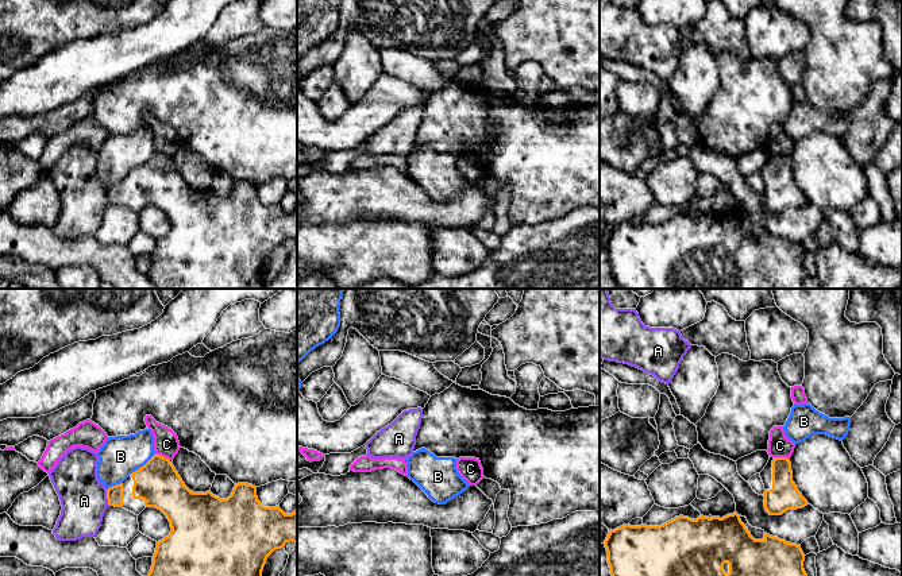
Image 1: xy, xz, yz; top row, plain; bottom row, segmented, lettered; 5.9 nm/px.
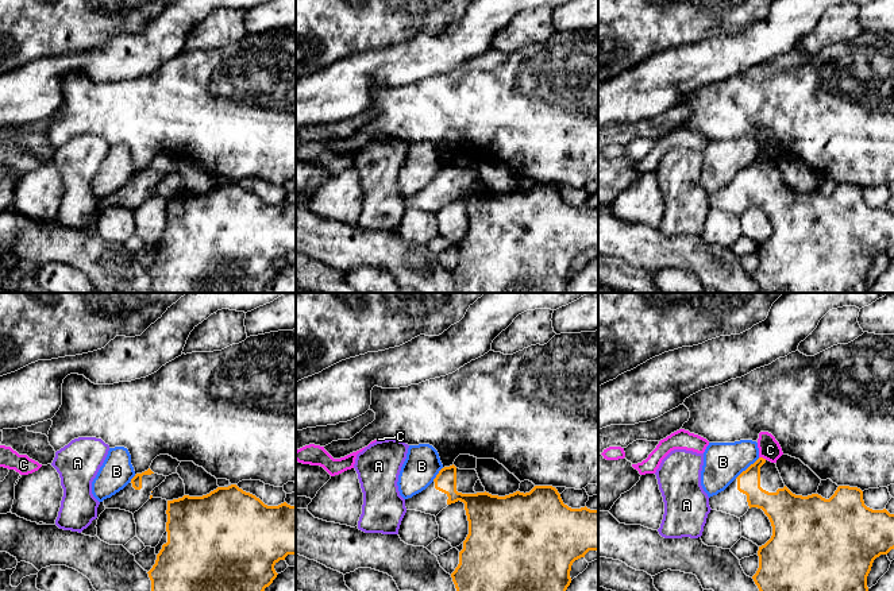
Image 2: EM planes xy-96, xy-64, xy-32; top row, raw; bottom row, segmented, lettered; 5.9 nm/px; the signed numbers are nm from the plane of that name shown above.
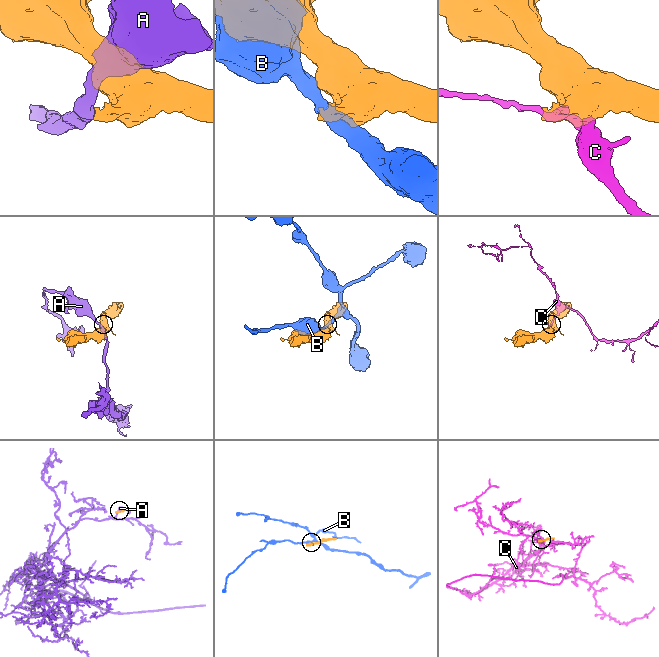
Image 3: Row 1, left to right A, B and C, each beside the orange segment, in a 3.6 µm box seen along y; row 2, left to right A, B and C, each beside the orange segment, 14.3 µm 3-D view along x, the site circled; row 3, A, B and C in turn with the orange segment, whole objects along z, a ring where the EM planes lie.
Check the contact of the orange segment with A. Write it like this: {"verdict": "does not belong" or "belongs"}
{"verdict": "does not belong"}

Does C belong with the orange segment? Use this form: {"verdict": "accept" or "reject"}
{"verdict": "reject"}

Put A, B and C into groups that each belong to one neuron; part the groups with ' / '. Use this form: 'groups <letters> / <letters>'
groups A / B / C

